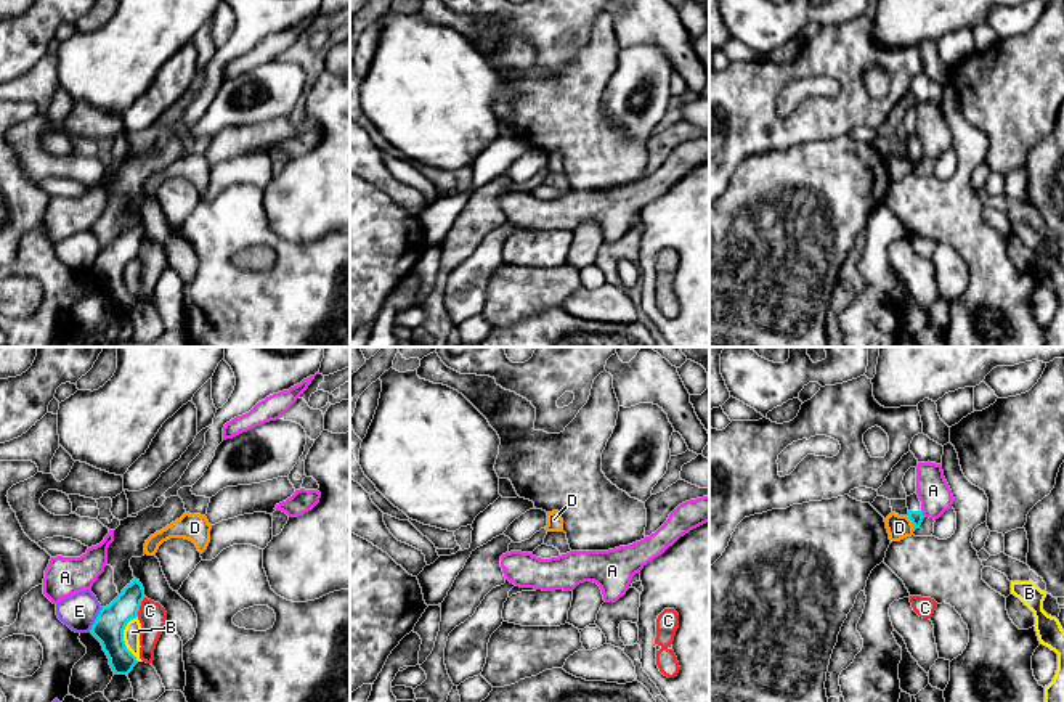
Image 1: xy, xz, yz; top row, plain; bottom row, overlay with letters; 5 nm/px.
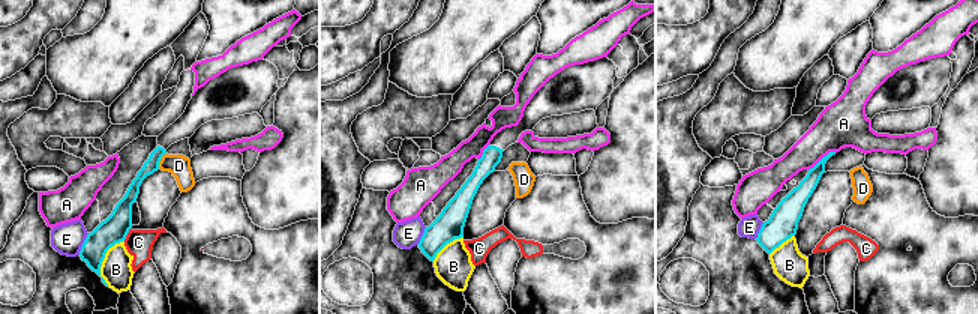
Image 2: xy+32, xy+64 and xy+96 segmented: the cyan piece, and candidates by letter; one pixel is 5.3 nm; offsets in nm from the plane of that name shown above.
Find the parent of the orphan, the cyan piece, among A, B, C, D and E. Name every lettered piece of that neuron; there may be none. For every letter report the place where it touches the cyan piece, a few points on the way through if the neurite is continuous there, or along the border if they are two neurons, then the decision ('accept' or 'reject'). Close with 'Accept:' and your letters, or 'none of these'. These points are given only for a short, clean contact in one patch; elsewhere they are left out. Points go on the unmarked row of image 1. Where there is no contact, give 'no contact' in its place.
A: contact yz (921, 153); border yz (921, 150), (925, 156); reject
B: contact xy (122, 278); reject
C: contact xy (140, 244); reject
D: contact yz (912, 163); border yz (907, 155), (915, 169); reject
E: contact xy (95, 261); reject
Accept: none of these

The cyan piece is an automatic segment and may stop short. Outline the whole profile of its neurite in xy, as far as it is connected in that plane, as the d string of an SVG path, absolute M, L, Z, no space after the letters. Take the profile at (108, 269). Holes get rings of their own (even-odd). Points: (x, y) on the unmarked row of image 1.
M133 218L109 246L99 251L90 270L101 283L114 315L128 315L138 304L125 286L124 270L130 260L138 257L144 238L143 225Z

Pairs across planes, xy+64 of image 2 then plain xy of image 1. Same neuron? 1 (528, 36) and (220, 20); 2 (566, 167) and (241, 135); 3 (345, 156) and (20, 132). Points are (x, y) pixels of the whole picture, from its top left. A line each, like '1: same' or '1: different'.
1: same
2: different
3: different

